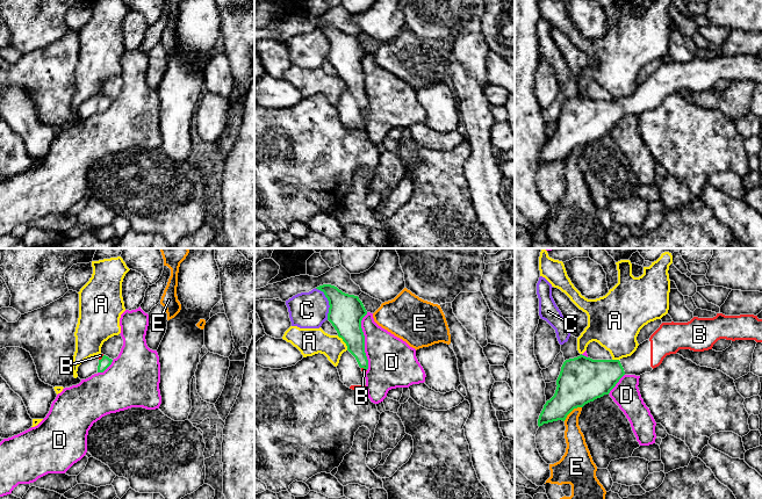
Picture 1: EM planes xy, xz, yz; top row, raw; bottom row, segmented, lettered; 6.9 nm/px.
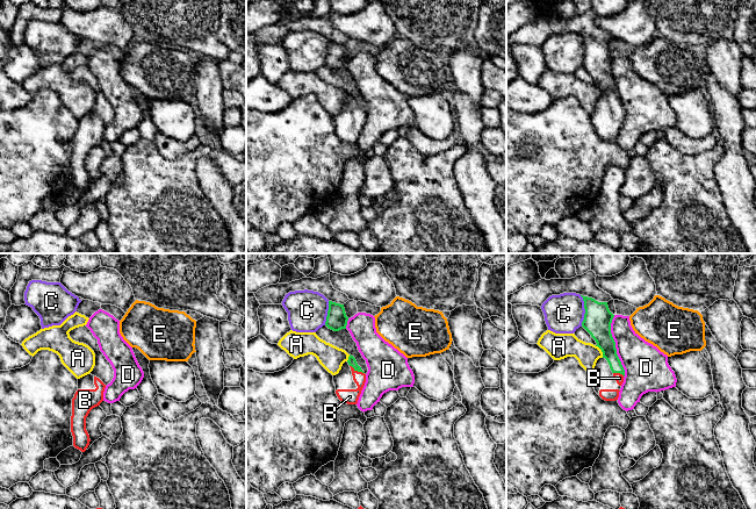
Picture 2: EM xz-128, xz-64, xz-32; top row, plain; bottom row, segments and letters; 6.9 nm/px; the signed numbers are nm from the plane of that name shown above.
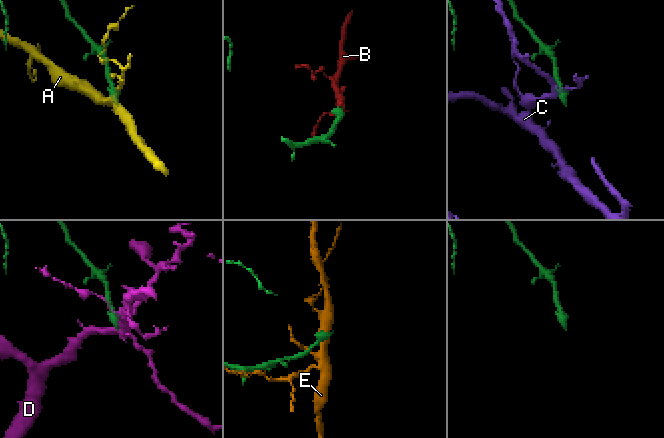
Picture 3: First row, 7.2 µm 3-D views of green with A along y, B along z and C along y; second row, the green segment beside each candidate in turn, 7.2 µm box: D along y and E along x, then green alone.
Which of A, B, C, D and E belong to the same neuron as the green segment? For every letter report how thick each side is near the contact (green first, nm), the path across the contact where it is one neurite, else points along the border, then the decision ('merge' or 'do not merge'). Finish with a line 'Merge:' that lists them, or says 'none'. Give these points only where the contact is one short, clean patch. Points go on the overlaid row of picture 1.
A: 240/190 nm | do not merge
B: 80/30 nm | across xy (105, 362), (102, 358), (100, 355) | merge
C: 240/260 nm | along xz (315, 288), (320, 289), (328, 301), (328, 319) | do not merge
D: 240/340 nm | do not merge
E: 320/130 nm | do not merge
Merge: B

